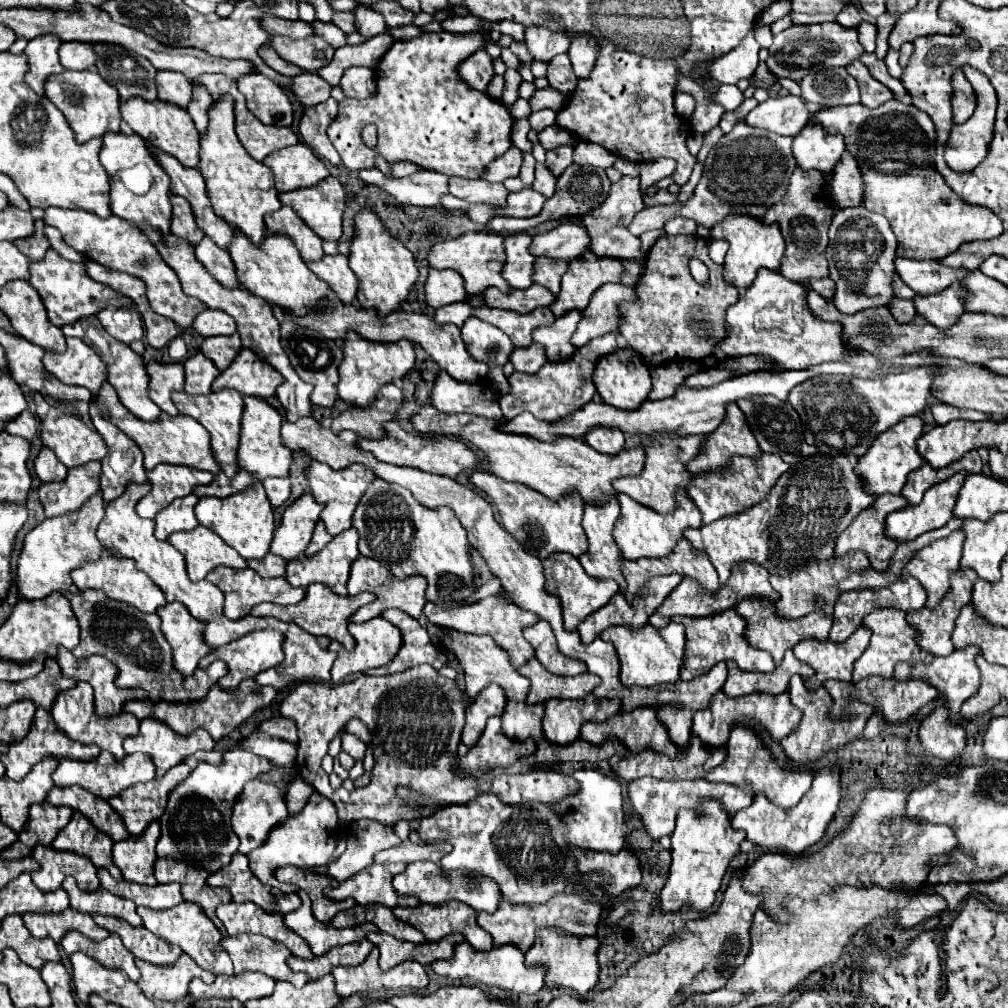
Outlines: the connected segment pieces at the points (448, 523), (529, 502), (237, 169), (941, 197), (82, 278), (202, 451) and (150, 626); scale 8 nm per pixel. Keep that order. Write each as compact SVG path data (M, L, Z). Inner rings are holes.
M376 478L362 500L356 506L352 526L360 534L358 550L362 556L380 560L396 578L408 578L408 576L424 576L428 582L426 588L426 600L446 608L462 606L464 600L454 600L452 592L460 590L458 586L460 578L466 582L468 594L476 592L474 586L474 566L472 566L472 546L468 544L468 536L464 532L464 526L456 520L450 508L438 508L430 510L422 504L416 504L412 494L406 488L400 488L398 484L388 484L380 478Z
M476 470L470 476L470 482L484 490L496 504L500 512L500 522L504 528L526 548L528 554L538 556L540 560L556 554L556 552L568 552L572 556L580 556L588 550L586 544L586 534L582 528L582 514L584 514L584 502L574 494L574 496L564 496L558 502L548 500L540 492L532 492L528 486L504 482L498 476L490 472L480 472Z
M224 96L210 106L210 126L200 138L200 172L206 180L208 198L214 206L218 218L228 222L232 228L240 230L250 238L252 244L260 246L266 238L264 216L282 208L276 188L270 184L262 188L260 182L272 182L272 172L262 162L256 162L240 144L234 132L234 108L232 98Z
M888 100L886 104L878 106L876 110L864 108L862 104L854 106L836 106L836 108L818 108L810 116L810 124L820 124L826 134L842 134L846 142L846 150L856 158L862 182L864 182L864 198L862 204L872 210L880 212L890 220L890 226L898 238L898 256L900 258L914 258L914 260L942 260L944 256L952 254L960 244L974 242L974 240L992 240L1004 232L1002 220L988 212L988 208L980 208L976 204L964 204L948 184L944 184L944 178L934 168L934 156L936 148L934 144L922 144L922 142L934 142L936 130L932 124L928 126L918 116L914 118L916 128L908 128L908 114L924 114L918 112L914 106L906 106L898 100Z
M50 248L46 252L46 256L40 260L40 262L32 262L30 264L30 284L38 290L44 306L46 306L46 312L48 312L48 318L52 324L56 326L64 326L64 324L70 324L70 322L76 322L80 318L86 318L86 316L92 316L96 312L100 312L102 308L106 306L116 306L116 308L126 308L126 306L132 306L132 300L122 296L120 292L112 290L110 286L106 284L100 284L100 282L94 282L86 270L84 270L84 264L78 264L78 262L70 262L70 260L64 260L56 250Z
M108 382L98 392L98 400L100 400L98 402L100 408L108 408L110 410L108 418L140 446L140 450L144 452L144 468L146 470L152 470L158 464L180 464L180 466L190 466L190 468L196 468L196 470L206 470L206 472L210 472L214 476L220 472L220 466L216 464L212 448L210 448L208 430L202 424L198 424L194 418L186 418L182 414L178 414L178 416L162 414L162 416L158 416L156 422L146 424L146 422L138 420L136 416L132 416L120 404L114 388Z
M78 592L68 594L72 610L80 622L80 644L72 650L78 658L100 654L106 656L118 668L116 686L118 688L142 688L148 692L152 702L194 702L202 700L208 690L228 672L222 660L214 660L206 670L196 670L190 676L182 676L172 668L172 662L166 660L166 648L170 644L160 632L160 618L156 614L142 614L130 604L122 604L106 598L102 592ZM128 634L138 634L136 644L128 642ZM148 642L148 648L144 644Z

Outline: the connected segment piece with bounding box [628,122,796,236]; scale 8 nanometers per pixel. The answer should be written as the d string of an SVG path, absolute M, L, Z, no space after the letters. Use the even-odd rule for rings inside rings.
M738 122L730 134L724 134L720 142L712 148L706 158L702 178L694 194L686 202L676 202L670 206L646 206L638 212L628 226L634 236L640 236L646 230L656 230L674 216L694 218L700 226L712 228L730 214L748 214L752 218L762 218L766 210L784 198L788 180L796 168L792 156L792 138L758 128L750 128L744 122Z

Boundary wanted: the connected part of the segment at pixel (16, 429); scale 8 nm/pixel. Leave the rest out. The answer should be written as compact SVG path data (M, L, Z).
M24 410L20 416L16 416L16 420L12 420L12 424L8 424L8 428L4 428L8 434L14 436L22 436L26 440L32 440L38 432L38 422L36 418L30 414L30 410Z

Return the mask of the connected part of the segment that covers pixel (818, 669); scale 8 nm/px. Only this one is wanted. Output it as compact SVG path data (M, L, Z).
M858 628L842 646L828 642L818 642L818 640L804 640L796 644L792 650L798 660L814 668L814 676L804 682L808 690L814 690L822 686L824 680L834 678L834 680L852 680L852 664L856 658L862 656L866 650L866 644L870 640L870 630L868 628Z

